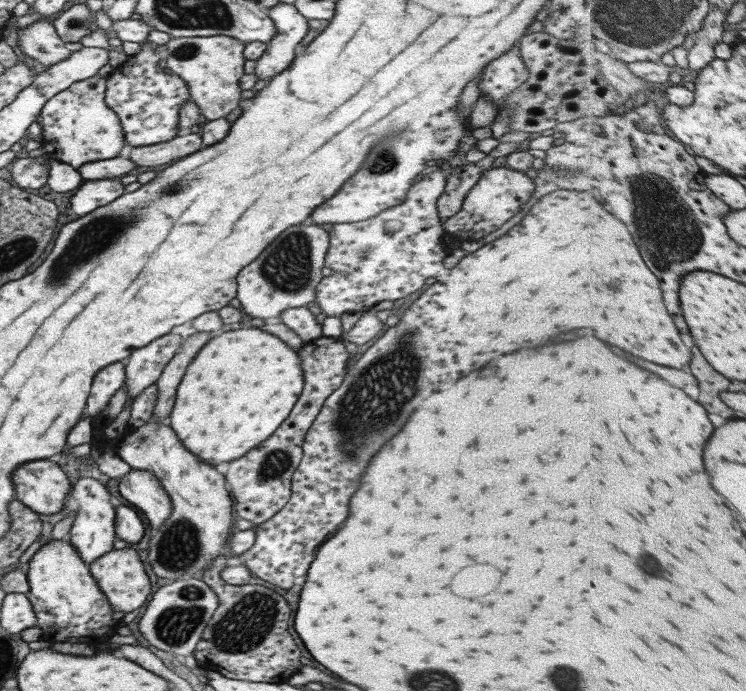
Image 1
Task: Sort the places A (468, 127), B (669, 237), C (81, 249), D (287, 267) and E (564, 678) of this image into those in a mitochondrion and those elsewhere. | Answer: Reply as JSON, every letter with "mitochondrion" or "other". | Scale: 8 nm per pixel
{"A":"other","B":"mitochondrion","C":"mitochondrion","D":"mitochondrion","E":"mitochondrion"}

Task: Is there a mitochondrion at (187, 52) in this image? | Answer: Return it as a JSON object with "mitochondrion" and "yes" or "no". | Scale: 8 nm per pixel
{"mitochondrion":"yes"}

